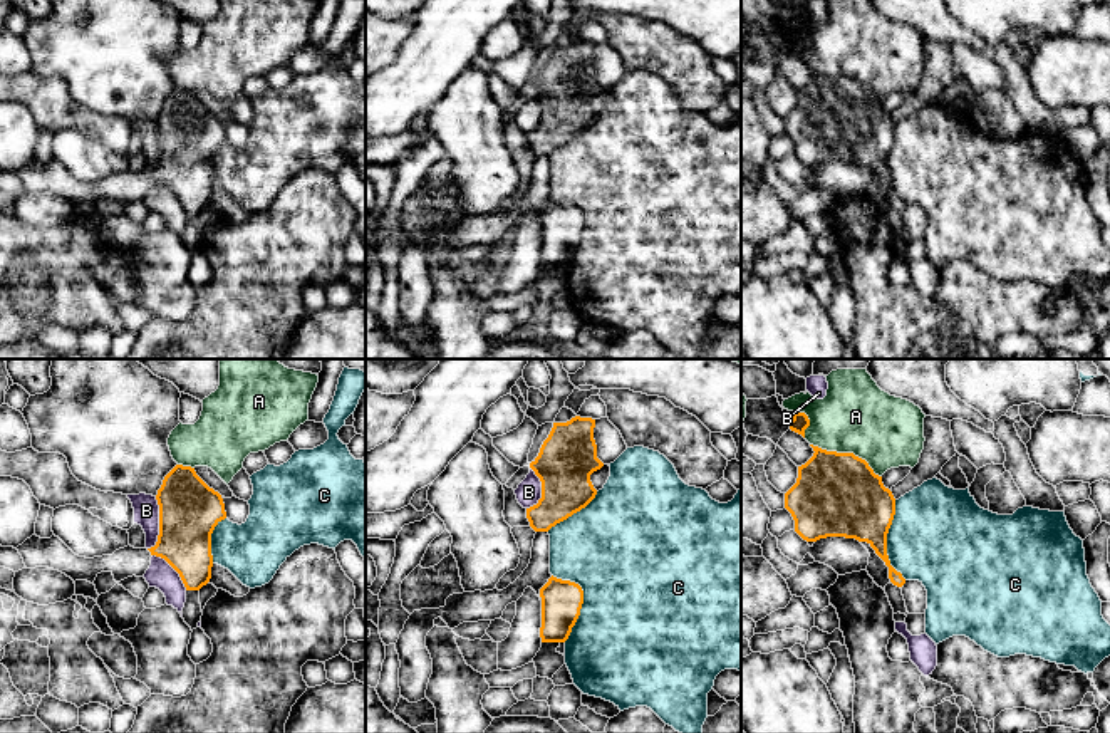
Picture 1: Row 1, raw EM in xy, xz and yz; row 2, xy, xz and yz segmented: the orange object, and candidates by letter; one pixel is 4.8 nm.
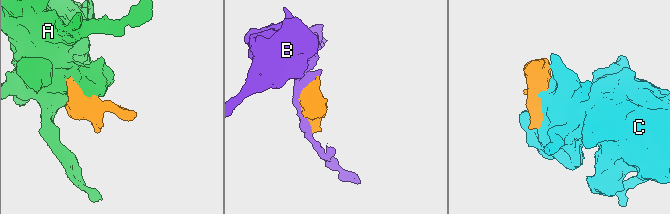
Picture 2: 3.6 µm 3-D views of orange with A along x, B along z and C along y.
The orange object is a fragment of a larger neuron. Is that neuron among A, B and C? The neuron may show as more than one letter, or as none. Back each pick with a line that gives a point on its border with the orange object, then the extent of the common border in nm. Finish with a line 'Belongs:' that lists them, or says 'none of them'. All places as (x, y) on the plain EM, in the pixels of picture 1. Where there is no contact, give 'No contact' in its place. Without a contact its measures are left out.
Belongs: none of them

